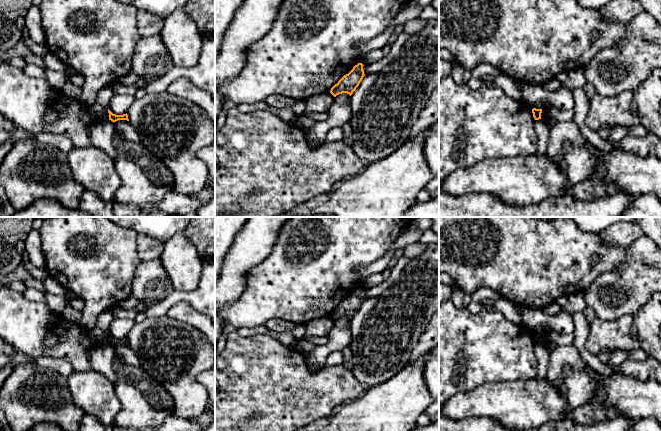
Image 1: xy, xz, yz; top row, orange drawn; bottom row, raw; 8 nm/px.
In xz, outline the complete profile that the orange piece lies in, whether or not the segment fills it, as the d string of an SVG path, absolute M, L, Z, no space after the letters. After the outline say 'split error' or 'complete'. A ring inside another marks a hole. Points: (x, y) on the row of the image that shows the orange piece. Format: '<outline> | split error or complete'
M362 63L355 65L348 74L344 75L338 83L331 88L330 93L334 97L342 93L347 93L351 96L365 76L363 66Z | complete

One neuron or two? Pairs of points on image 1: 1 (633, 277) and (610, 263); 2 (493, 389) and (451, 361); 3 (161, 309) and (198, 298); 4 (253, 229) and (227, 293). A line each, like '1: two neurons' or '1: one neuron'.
1: two neurons
2: two neurons
3: one neuron
4: one neuron

